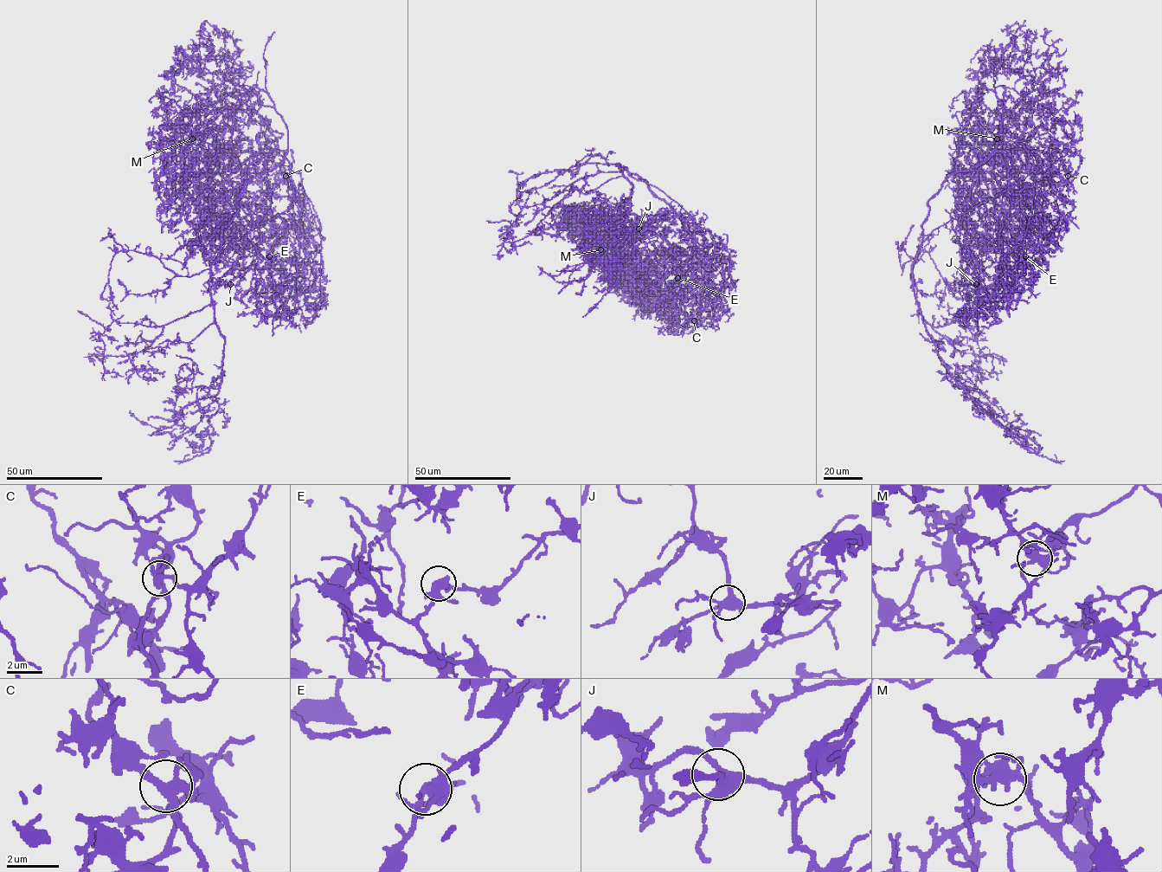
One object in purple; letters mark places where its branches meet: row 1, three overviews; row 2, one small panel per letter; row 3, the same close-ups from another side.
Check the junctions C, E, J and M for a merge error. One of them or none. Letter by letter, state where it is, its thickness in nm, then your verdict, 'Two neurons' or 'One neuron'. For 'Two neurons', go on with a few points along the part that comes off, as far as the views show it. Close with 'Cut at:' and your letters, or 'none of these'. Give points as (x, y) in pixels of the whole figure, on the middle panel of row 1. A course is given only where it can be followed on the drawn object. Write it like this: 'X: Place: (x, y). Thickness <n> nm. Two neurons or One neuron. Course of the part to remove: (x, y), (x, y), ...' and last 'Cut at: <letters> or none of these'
C: Place: (694, 320). Thickness 380 nm. One neuron
E: Place: (677, 278). Thickness 400 nm. One neuron
J: Place: (638, 229). Thickness 420 nm. One neuron
M: Place: (600, 249). Thickness 400 nm. One neuron
Cut at: none of these

